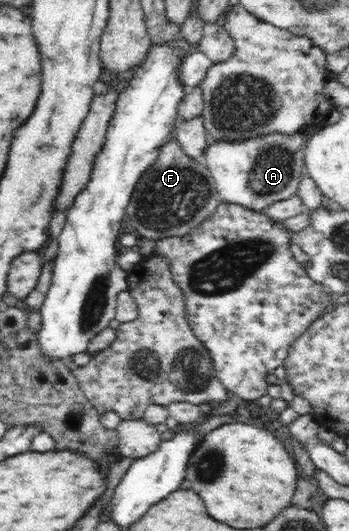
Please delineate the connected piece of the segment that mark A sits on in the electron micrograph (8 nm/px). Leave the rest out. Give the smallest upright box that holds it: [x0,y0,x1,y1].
[202,133,307,212]

